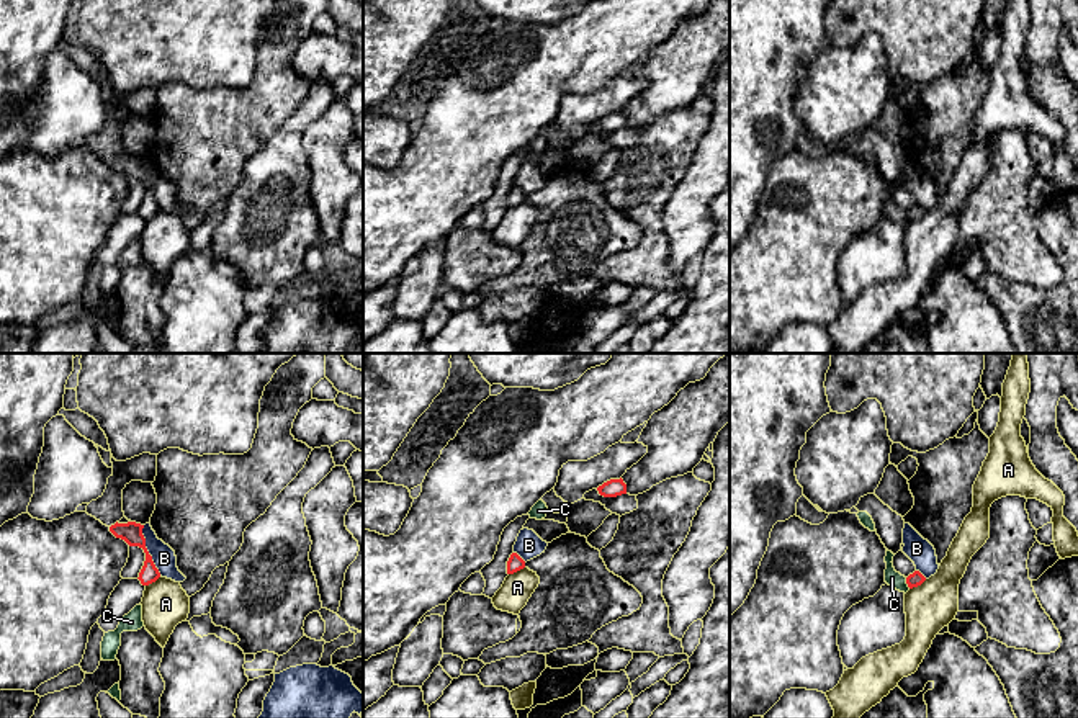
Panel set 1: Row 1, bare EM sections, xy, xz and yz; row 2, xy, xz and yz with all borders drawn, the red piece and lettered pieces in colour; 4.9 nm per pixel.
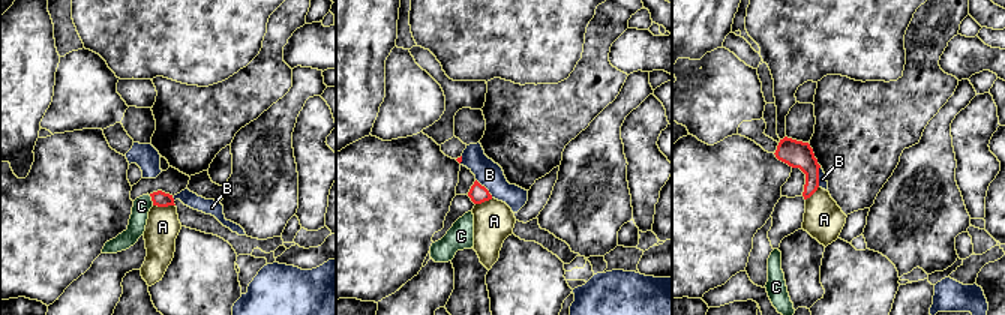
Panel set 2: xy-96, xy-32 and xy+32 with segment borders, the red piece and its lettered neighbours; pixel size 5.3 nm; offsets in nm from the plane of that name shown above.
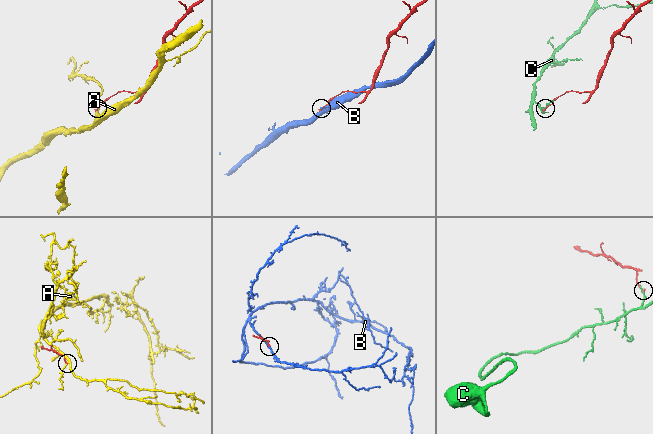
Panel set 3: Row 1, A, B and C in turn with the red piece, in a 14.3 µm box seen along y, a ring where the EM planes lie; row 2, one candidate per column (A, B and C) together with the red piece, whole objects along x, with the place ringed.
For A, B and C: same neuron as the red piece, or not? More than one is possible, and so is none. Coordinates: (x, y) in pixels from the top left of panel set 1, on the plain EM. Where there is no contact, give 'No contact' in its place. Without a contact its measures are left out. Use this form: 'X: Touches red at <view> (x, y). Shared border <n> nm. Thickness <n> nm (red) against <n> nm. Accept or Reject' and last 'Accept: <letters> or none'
A: Touches red at yz (918, 218). Shared border 100 nm. Thickness 70 nm (red) against 240 nm. Reject
B: Touches red at xy (146, 183). Shared border 260 nm. Thickness 110 nm (red) against 120 nm. Reject
C: Touches red at yz (907, 216). Shared border 60 nm. Thickness 70 nm (red) against 80 nm. Reject
Accept: none

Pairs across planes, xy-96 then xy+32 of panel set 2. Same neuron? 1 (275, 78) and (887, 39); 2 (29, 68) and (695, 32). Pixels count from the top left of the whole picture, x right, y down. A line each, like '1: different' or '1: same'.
1: different
2: same

